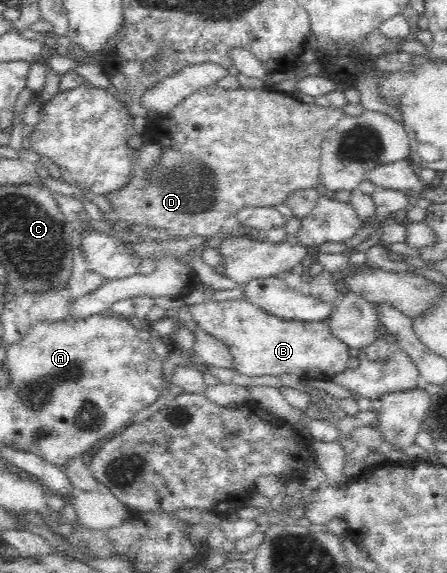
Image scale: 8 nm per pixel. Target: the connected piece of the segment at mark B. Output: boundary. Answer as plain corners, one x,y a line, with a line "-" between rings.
247,300
226,302
204,301
191,307
193,321
210,336
217,338
229,349
233,359
233,370
243,376
279,376
294,374
305,378
309,368
315,368
313,360
331,360
337,364
337,373
345,372
350,354
349,347
335,337
328,320
298,322
281,320
270,316

